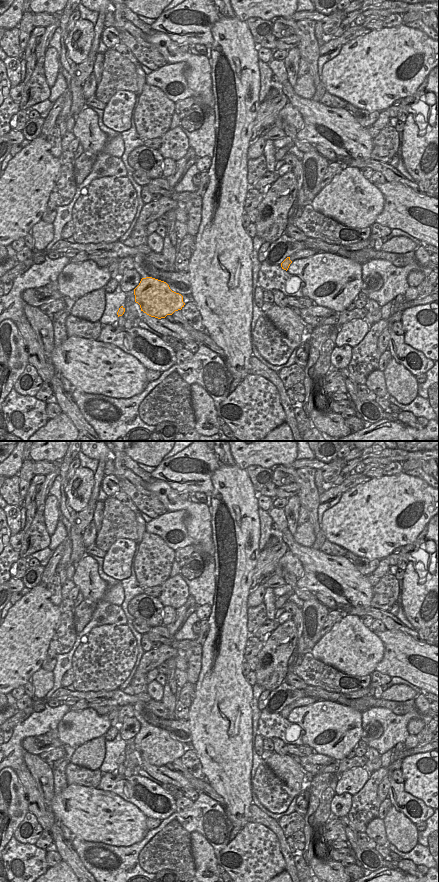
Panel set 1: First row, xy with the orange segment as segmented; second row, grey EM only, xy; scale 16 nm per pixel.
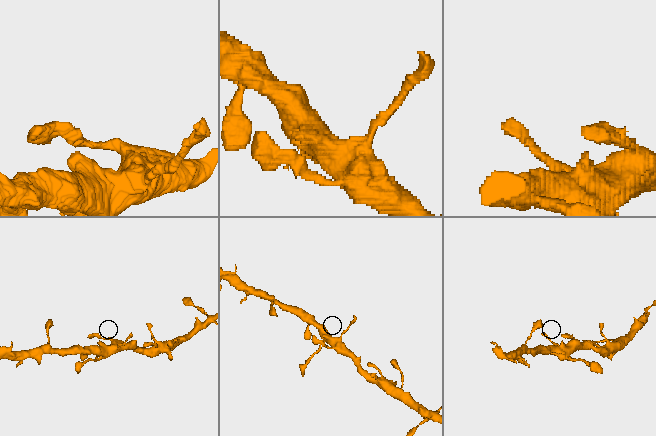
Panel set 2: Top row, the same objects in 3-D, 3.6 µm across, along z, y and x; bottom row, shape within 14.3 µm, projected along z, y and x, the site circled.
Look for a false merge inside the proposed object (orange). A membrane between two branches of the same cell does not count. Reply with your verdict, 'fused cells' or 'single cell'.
single cell

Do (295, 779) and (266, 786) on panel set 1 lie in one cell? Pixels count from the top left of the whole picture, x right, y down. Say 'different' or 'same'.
different

